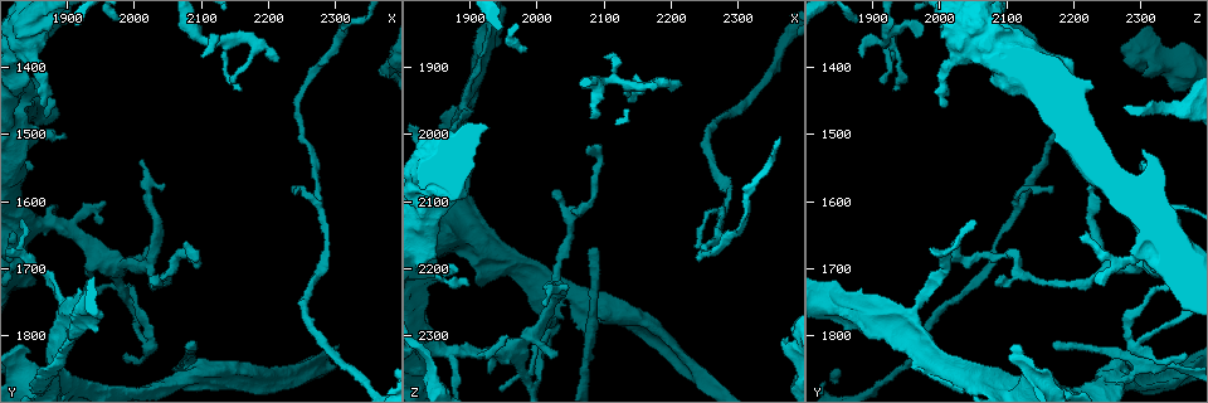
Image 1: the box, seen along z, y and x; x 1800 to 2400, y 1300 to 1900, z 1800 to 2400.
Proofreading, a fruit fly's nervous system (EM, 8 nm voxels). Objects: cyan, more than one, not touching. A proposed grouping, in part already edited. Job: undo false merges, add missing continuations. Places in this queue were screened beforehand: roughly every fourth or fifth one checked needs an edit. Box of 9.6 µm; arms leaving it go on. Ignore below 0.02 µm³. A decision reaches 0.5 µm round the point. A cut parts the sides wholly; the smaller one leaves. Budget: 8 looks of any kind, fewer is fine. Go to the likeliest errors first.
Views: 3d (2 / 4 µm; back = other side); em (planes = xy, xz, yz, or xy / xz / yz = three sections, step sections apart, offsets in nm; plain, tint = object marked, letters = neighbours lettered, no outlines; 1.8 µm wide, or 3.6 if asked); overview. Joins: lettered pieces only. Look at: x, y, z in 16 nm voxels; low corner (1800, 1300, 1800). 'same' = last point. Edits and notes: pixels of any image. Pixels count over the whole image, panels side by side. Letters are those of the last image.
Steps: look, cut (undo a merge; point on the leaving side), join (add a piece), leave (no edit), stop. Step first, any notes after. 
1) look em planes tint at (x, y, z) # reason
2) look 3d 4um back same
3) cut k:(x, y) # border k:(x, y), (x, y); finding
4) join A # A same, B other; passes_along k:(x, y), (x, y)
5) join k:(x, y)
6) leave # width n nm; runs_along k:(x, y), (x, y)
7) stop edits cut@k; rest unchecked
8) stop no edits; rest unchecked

look 3d 4um at (2155, 1435, 1935) # thin end

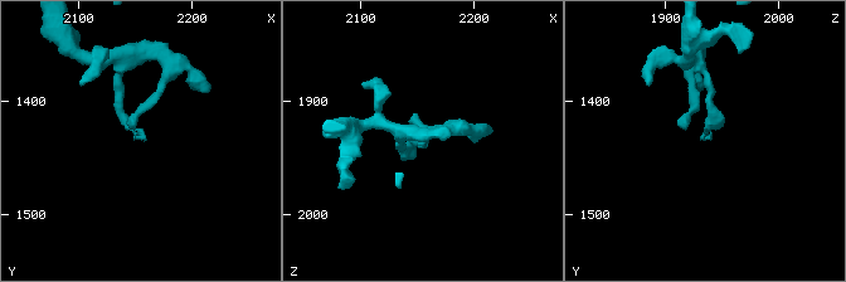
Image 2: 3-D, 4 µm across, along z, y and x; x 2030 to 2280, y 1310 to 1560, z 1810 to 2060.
look em yz step 16 tint at (2160, 1436, 1932)

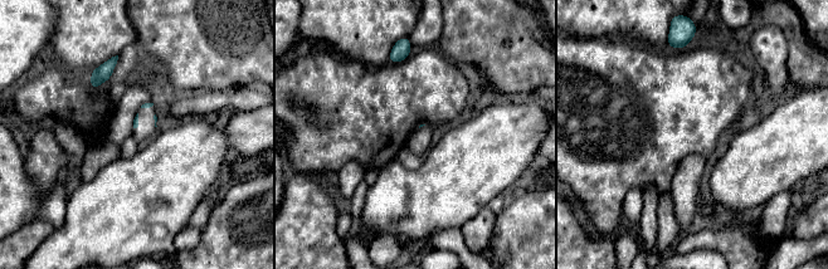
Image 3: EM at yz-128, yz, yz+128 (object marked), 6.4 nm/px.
look em xz step 8 letters same

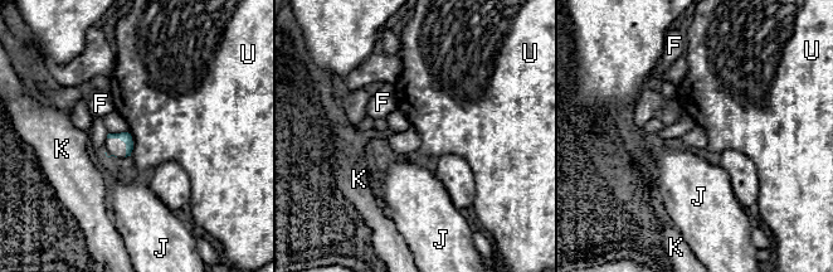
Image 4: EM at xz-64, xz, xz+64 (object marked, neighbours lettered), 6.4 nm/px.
leave # F other, J other, K other, U other; none of them fits

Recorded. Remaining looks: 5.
look em yz step 4 letters at (2085, 1355, 1960) # an open end

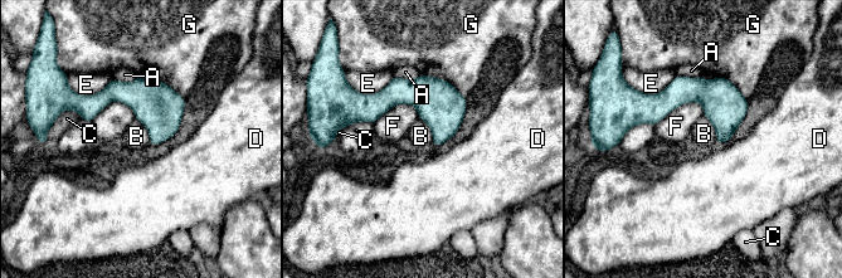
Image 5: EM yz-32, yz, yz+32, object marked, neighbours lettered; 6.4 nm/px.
look em planes letters same

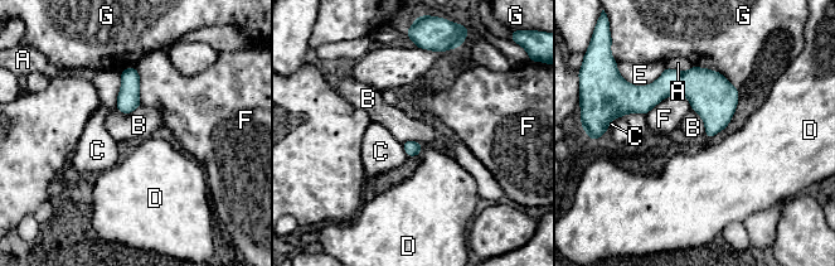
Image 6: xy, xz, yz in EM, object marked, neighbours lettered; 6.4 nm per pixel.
leave # longest_contact G 480 nm; A other, B other, C other, D other, E other, F other, G other; border 6:(692, 109), (702, 119), (705, 136); no lettered piece goes on from it

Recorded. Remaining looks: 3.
look 3d 2um back at (1845, 1465, 2370) # calibre changes

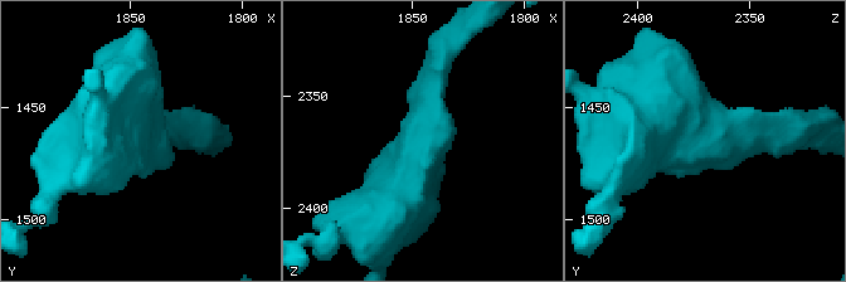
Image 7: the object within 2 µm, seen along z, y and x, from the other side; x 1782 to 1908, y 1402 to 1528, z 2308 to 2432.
look em planes plain at (1844, 1466, 2369) # arm_widths 170, 480 nm

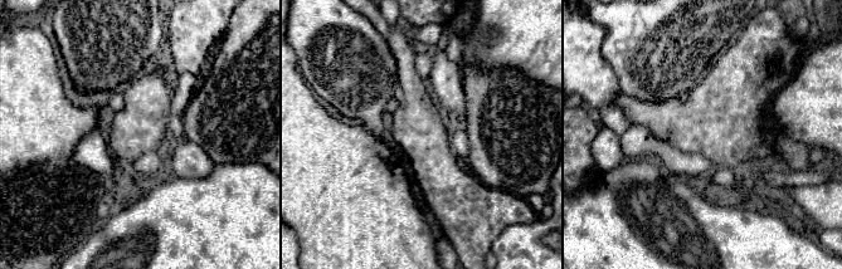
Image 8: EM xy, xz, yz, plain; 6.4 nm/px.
look em planes letters same

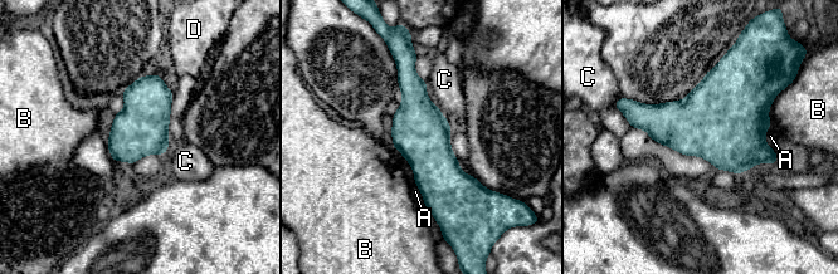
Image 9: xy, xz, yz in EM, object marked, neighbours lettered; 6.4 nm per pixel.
leave # A other, B other, C other, D other; border 9:(435, 104), (451, 126); continuous, no second neuron

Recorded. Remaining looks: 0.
stop no edits; rest unchecked

